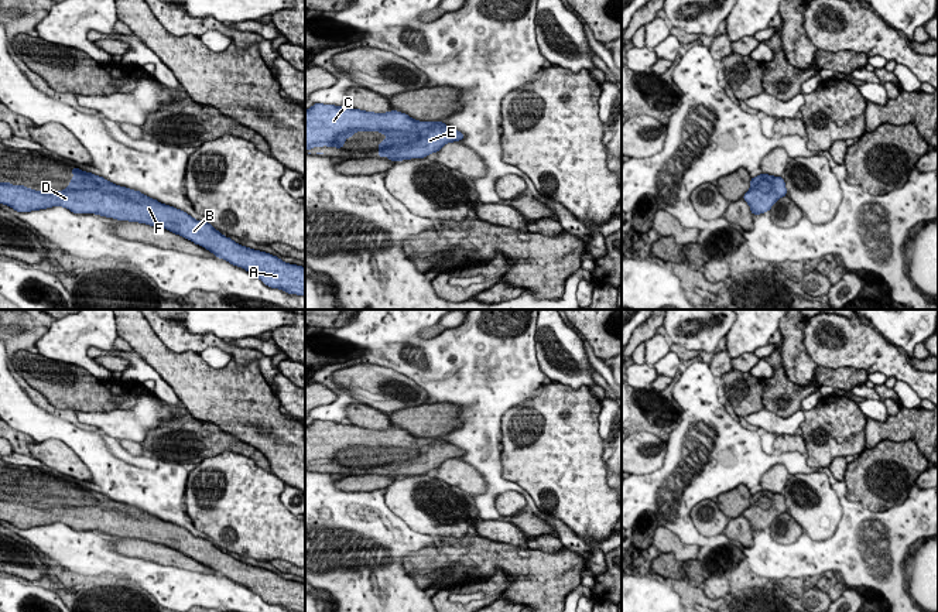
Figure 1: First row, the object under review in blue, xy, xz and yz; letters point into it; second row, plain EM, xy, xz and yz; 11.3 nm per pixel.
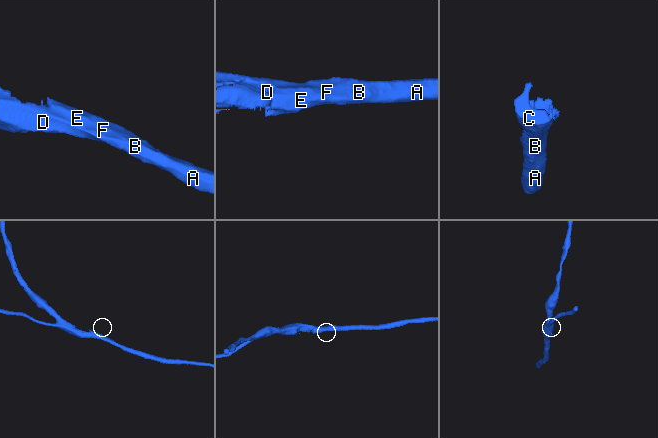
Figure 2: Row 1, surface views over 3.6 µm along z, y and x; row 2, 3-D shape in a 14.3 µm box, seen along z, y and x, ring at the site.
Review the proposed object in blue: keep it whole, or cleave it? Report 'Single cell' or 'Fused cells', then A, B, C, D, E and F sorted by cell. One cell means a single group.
Single cell. Groups: A B C D E F

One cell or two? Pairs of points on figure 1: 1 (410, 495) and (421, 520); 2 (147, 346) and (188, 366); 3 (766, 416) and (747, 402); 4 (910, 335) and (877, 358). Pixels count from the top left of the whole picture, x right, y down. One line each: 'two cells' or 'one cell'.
1: one cell
2: one cell
3: two cells
4: two cells

